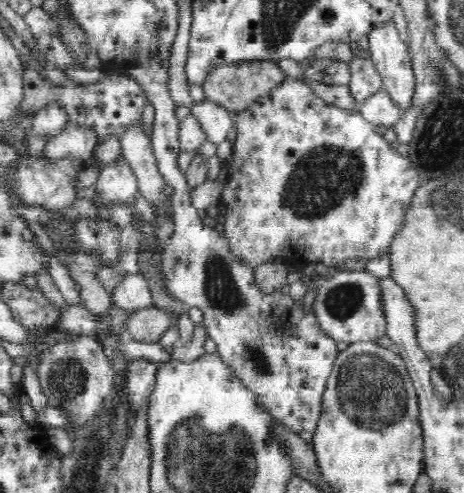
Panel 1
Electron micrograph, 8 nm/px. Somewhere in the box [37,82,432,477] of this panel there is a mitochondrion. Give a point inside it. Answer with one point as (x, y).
(370, 391)

